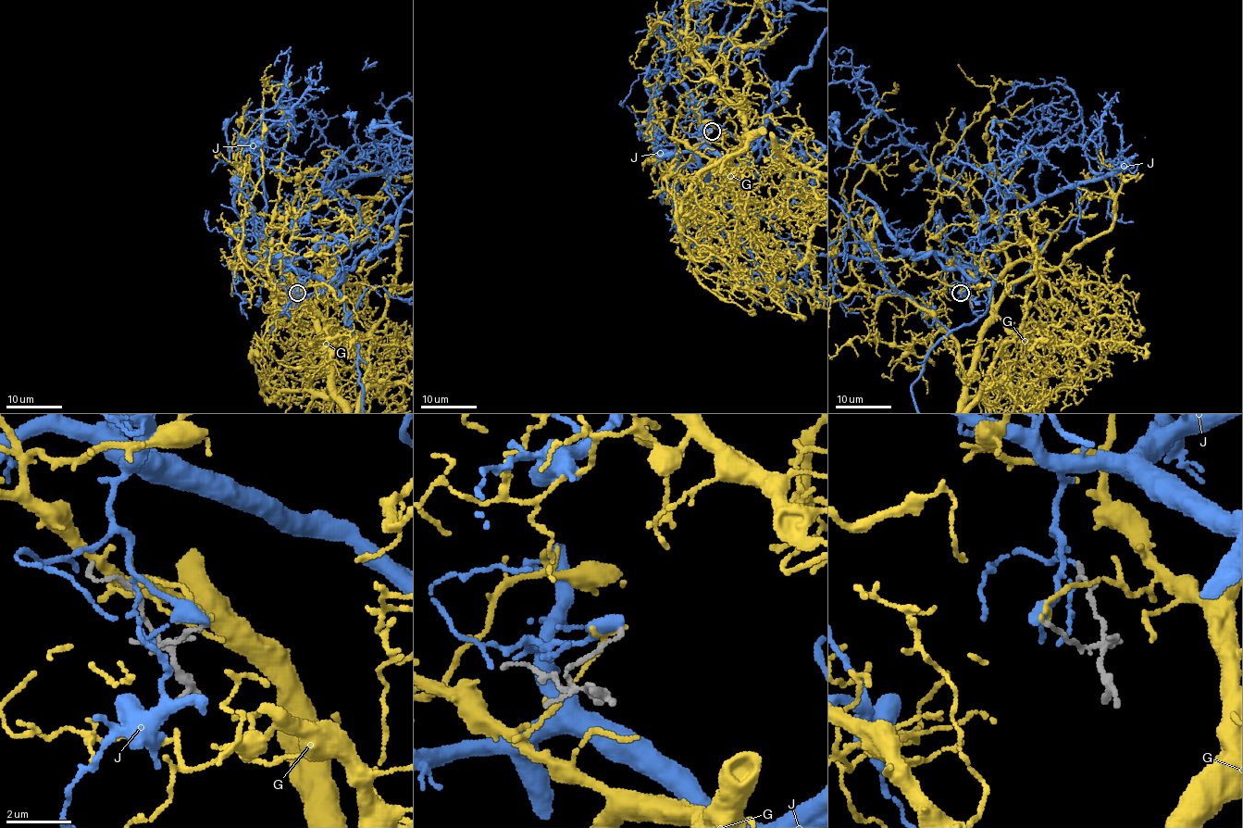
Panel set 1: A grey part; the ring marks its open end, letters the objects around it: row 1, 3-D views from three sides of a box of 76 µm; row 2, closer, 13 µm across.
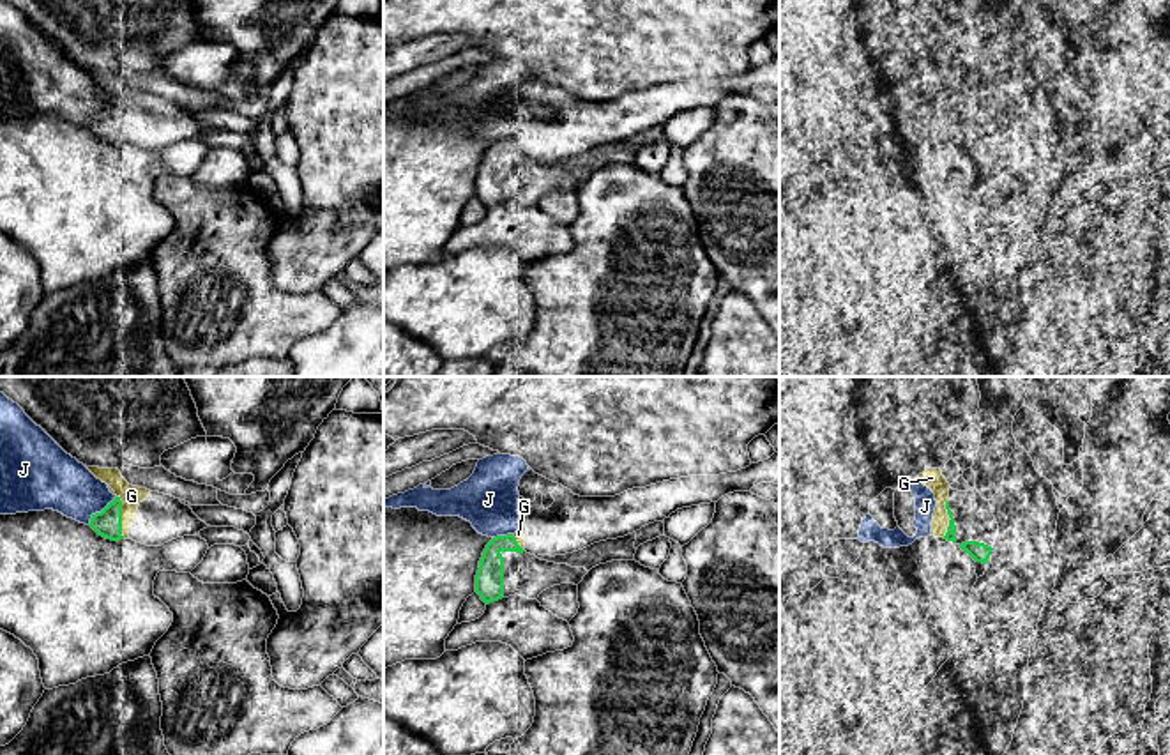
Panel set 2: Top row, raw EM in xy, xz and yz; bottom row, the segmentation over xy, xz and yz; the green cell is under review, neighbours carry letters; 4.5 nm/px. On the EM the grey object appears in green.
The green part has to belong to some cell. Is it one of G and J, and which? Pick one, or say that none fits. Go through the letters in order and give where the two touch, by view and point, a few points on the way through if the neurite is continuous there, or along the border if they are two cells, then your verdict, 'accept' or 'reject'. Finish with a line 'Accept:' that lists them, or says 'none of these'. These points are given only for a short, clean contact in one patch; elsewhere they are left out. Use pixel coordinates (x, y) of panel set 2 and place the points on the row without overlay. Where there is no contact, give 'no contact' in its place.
G: meets green in xy at (121, 121); reject
J: meets green in xy at (101, 115); reject
Accept: none of these

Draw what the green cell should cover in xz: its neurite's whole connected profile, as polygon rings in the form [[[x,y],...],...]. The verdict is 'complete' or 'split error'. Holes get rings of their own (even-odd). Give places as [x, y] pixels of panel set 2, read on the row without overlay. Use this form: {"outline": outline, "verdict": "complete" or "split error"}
{"outline": [[[513,138],[493,141],[479,164],[475,196],[490,209],[509,200],[537,203],[553,189],[578,189],[589,175],[541,164],[527,157]]], "verdict": "split error"}

